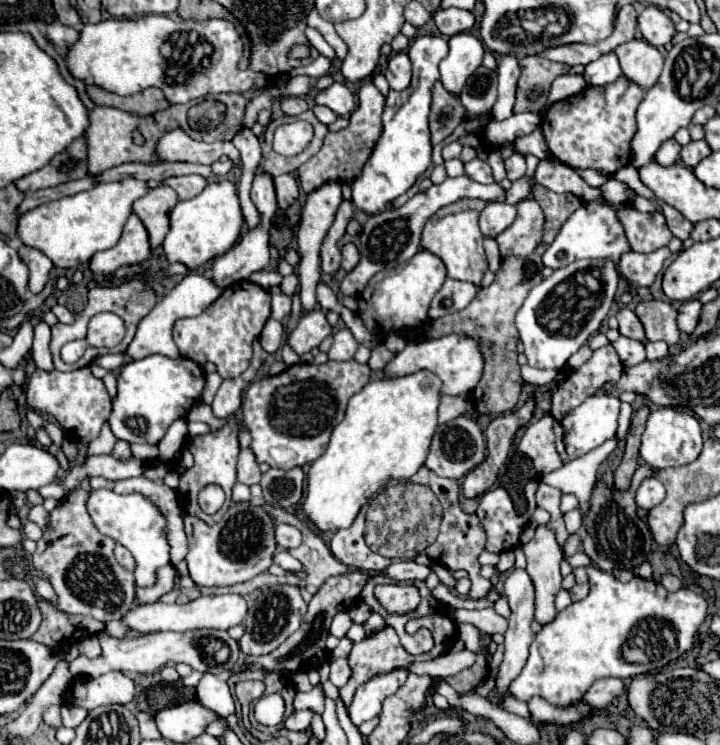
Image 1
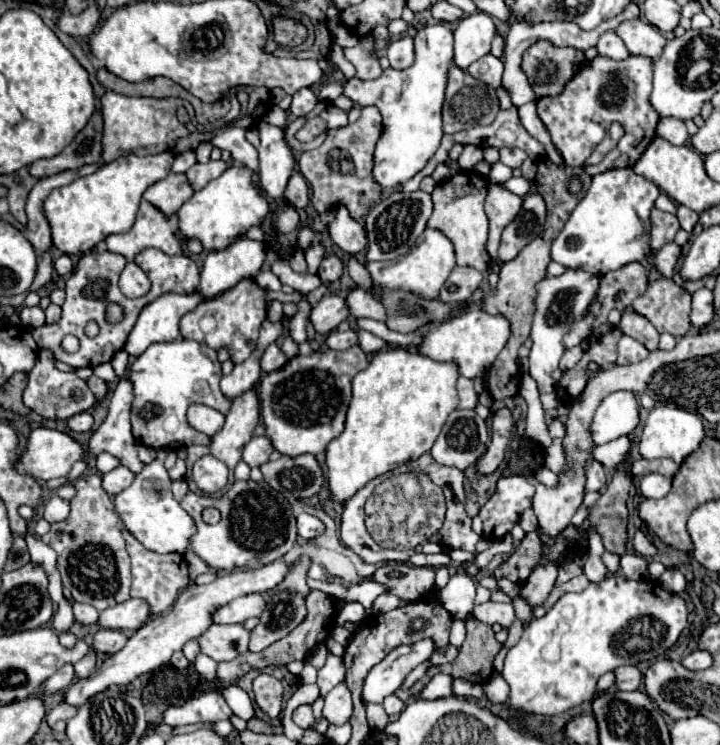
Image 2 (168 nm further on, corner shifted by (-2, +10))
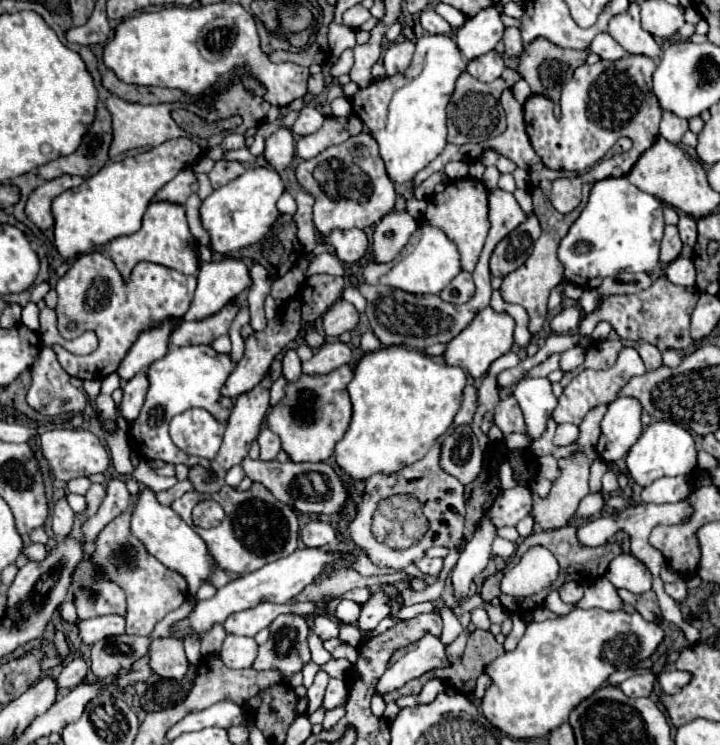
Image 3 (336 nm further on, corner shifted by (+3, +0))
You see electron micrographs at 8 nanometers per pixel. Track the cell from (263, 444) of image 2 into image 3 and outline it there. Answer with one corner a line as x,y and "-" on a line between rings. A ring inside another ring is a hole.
270,429
260,431
258,443
260,443
260,459
262,461
272,461
276,457
276,453
280,451
280,439

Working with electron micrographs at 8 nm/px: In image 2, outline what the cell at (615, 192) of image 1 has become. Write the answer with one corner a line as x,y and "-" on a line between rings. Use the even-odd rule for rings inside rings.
631,167
595,175
587,195
573,209
563,231
553,241
551,259
569,269
603,275
627,263
651,257
651,209
655,207
659,193
655,183
633,173

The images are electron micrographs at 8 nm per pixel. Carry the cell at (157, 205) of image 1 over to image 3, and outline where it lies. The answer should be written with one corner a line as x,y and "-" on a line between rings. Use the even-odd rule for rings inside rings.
180,171
170,183
166,183
156,195
154,201
168,201
176,205
184,205
186,199
198,191
198,181
192,171

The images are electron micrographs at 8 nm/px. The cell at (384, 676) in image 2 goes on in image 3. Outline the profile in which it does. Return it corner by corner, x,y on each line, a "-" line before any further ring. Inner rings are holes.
424,635
418,643
406,649
406,653
396,651
392,657
392,665
384,671
376,685
376,693
384,695
390,691
400,689
406,685
410,679
416,679
424,675
426,671
446,667
446,653
444,653
444,643
438,637

